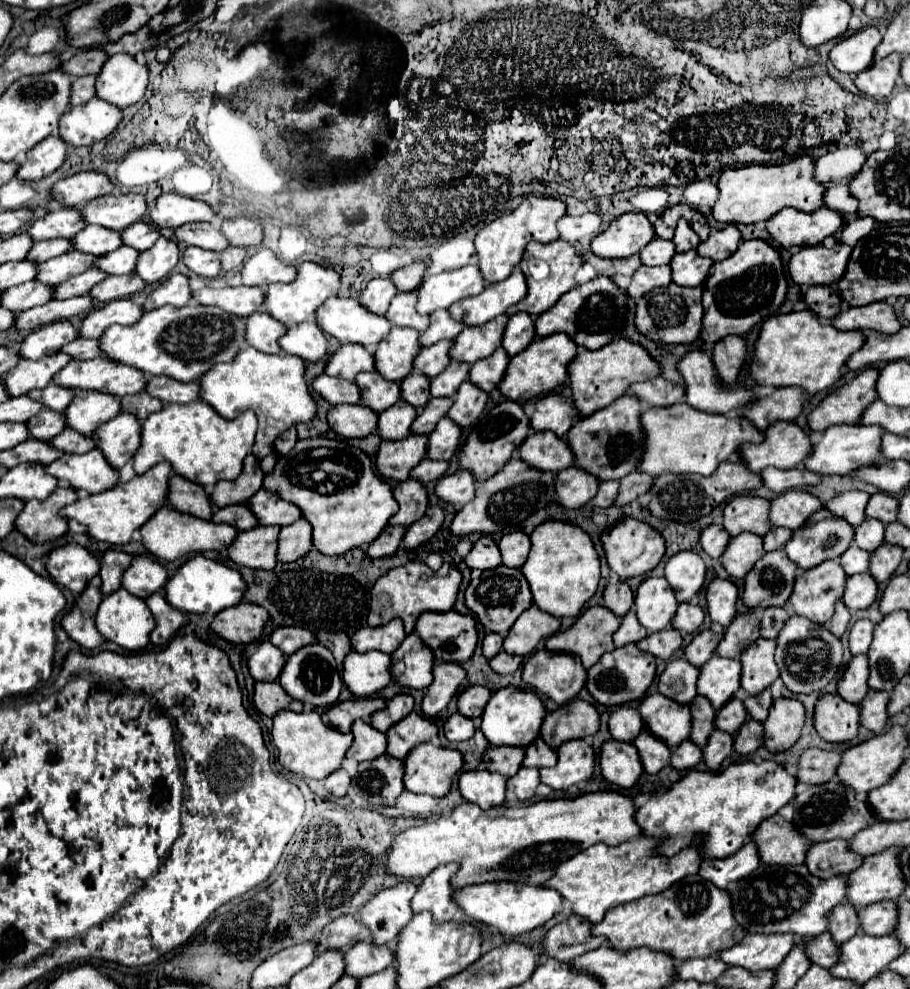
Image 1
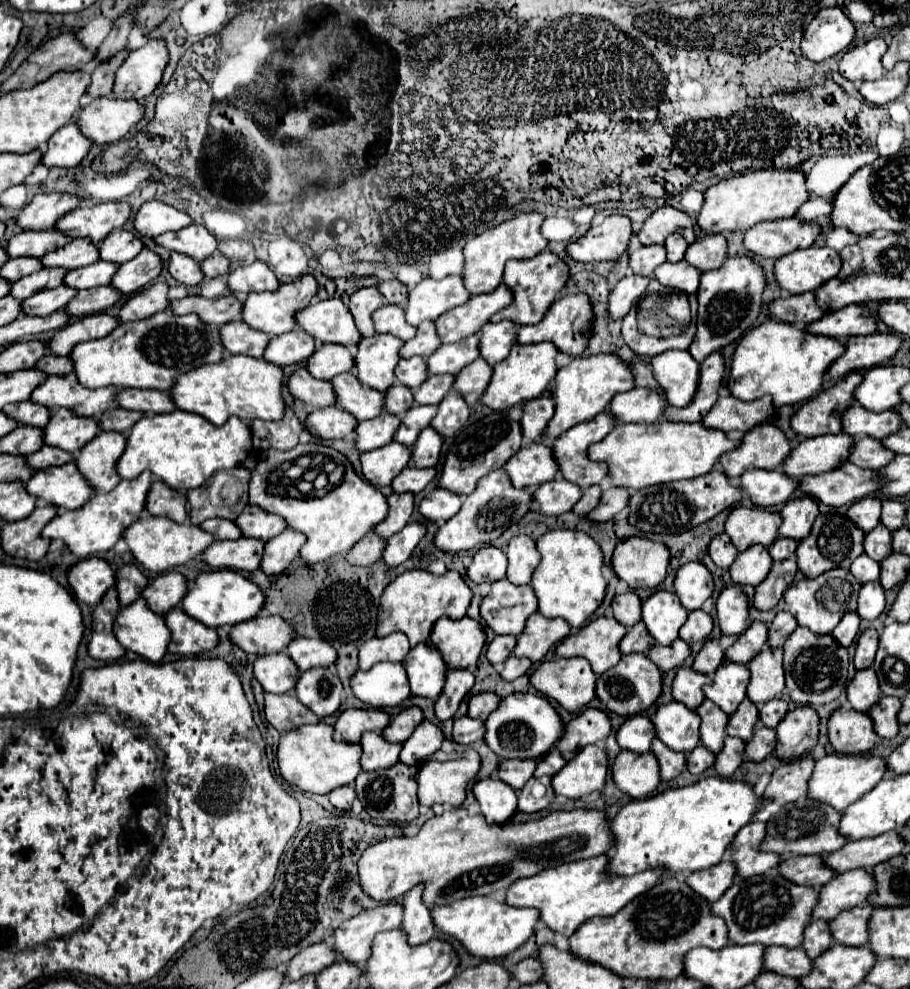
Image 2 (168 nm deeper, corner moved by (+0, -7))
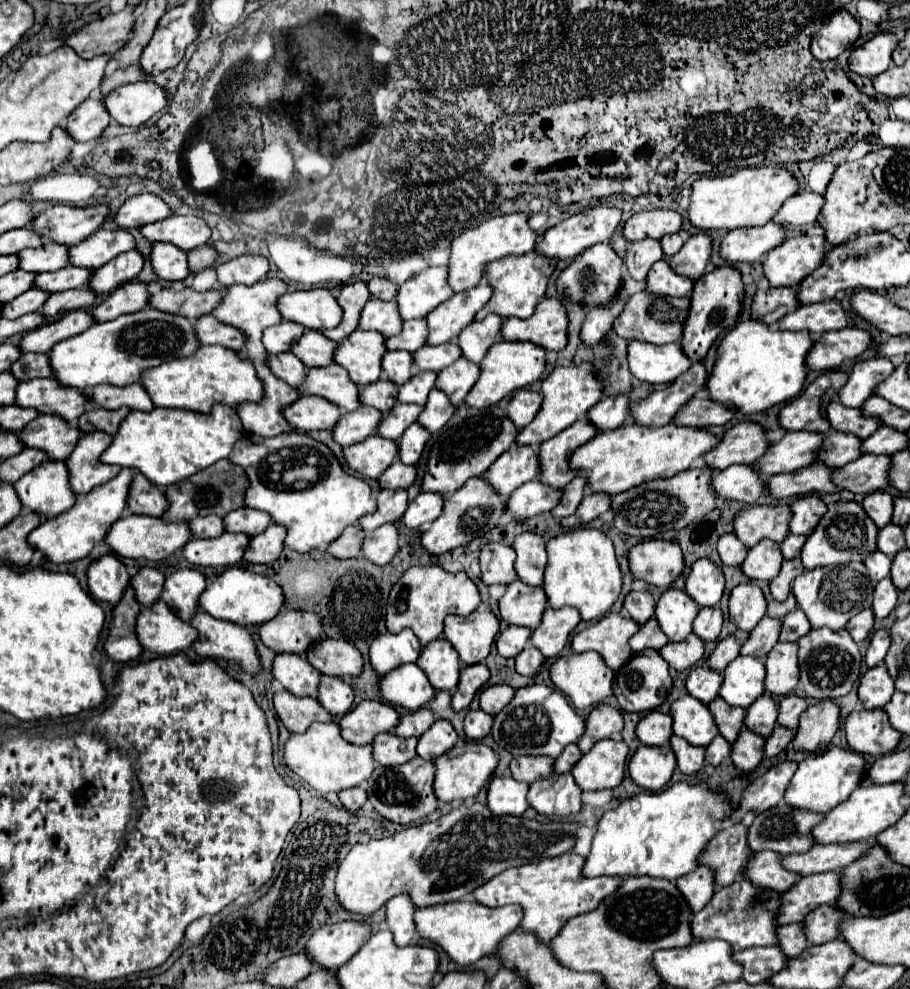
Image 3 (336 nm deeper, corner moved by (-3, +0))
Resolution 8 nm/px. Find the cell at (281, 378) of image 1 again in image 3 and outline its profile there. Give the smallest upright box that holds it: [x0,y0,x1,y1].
[141,346,263,414]

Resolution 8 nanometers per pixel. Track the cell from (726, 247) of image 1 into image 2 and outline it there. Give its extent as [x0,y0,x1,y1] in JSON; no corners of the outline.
[684,235,726,271]

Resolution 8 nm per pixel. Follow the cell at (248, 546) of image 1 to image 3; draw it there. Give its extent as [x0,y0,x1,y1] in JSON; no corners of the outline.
[183,532,249,566]

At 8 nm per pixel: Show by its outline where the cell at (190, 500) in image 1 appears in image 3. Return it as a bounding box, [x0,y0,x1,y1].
[127,472,169,516]

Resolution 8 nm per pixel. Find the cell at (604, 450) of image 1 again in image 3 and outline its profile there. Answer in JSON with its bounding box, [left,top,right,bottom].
[539,420,599,488]

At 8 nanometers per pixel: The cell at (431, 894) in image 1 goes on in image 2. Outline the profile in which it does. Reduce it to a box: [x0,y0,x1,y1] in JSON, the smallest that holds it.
[402,887,441,945]

